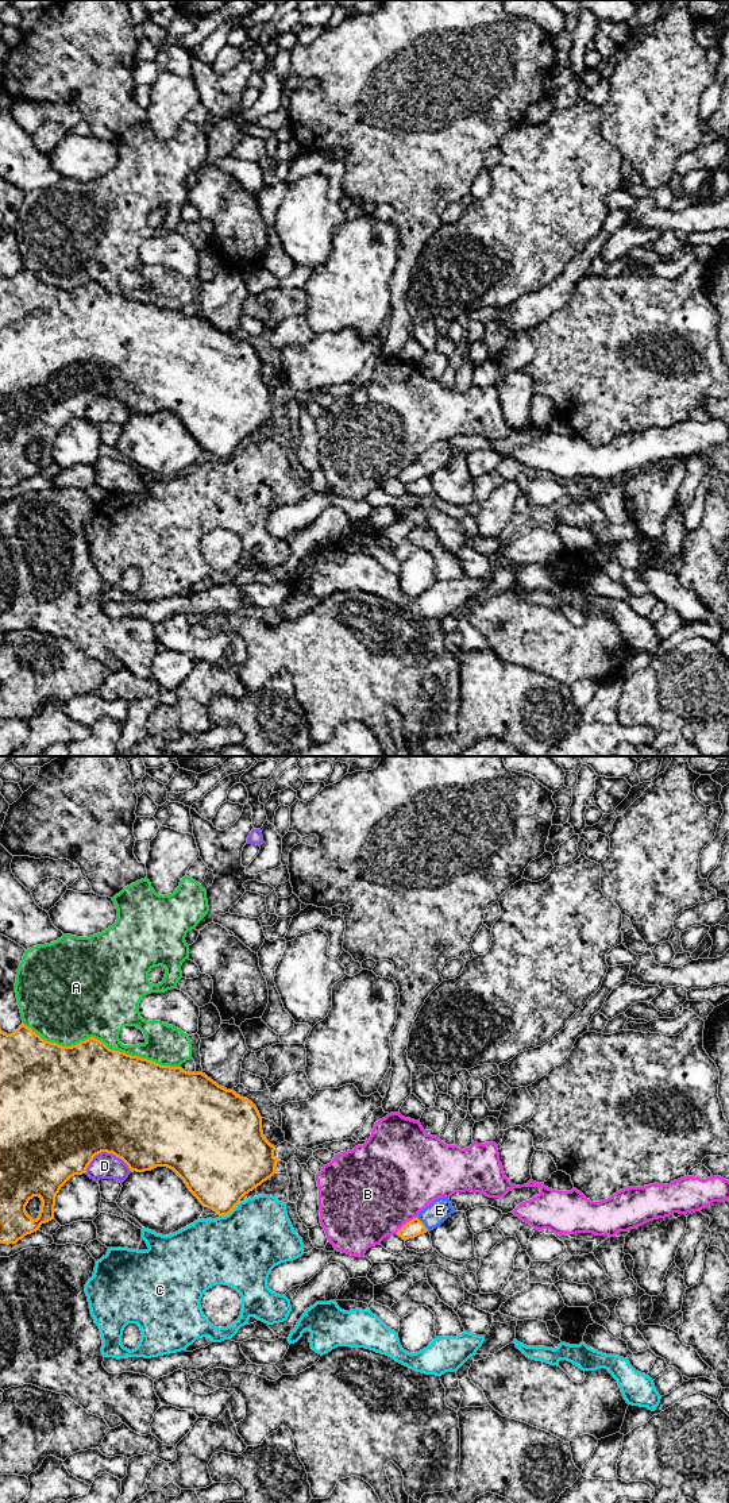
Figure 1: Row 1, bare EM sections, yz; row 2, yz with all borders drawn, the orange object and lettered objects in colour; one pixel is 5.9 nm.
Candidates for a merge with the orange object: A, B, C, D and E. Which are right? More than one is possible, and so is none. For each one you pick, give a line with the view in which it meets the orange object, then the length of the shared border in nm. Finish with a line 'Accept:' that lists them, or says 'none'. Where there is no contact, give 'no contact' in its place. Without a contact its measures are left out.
E: yz | 120 nm
Accept: E

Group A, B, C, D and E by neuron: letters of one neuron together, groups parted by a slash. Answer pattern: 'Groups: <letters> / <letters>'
Groups: A / B / C / D / E

